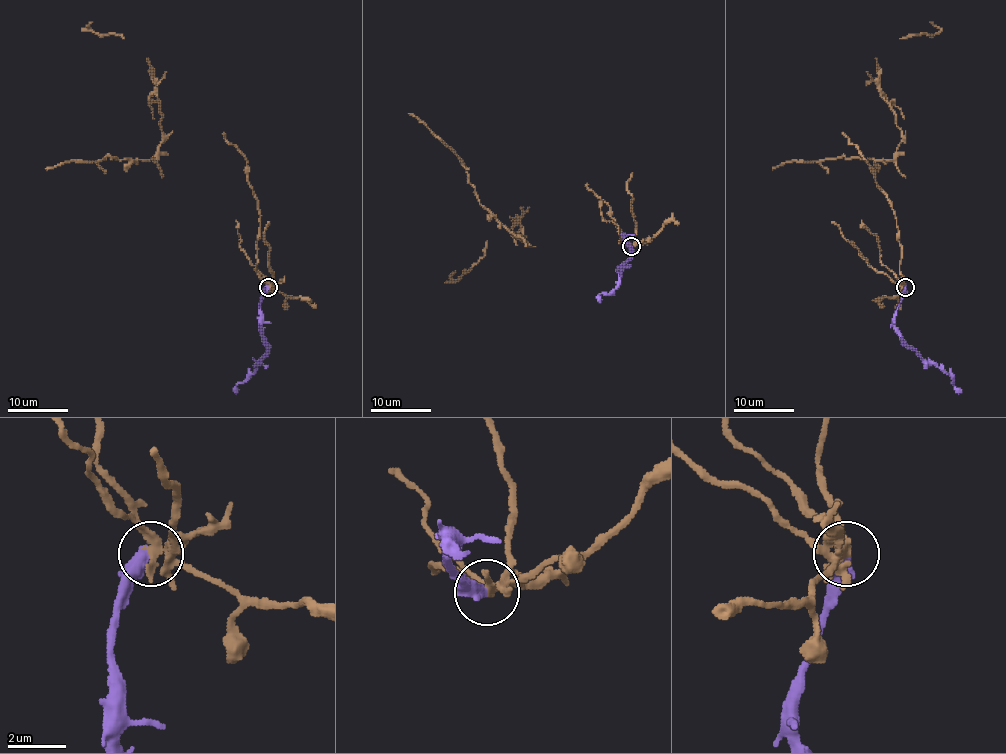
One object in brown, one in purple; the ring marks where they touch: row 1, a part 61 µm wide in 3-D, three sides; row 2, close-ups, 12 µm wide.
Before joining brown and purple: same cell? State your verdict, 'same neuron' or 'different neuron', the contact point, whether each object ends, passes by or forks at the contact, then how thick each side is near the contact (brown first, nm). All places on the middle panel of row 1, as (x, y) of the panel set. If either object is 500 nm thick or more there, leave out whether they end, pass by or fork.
different neuron | (631, 246) | brown forks | purple ends | 260/480 nm

